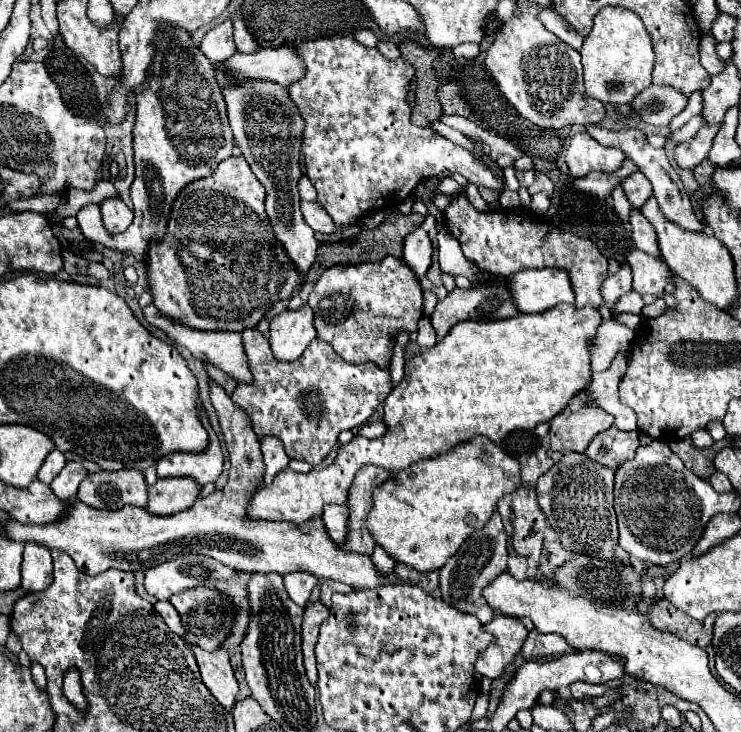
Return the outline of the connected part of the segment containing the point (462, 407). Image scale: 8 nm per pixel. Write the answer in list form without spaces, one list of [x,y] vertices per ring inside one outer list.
[[[560,304],[542,314],[520,314],[516,318],[494,322],[460,322],[432,348],[420,348],[416,342],[410,342],[404,350],[404,372],[408,372],[408,378],[394,386],[384,402],[386,434],[376,440],[354,438],[350,444],[340,446],[336,460],[324,470],[298,474],[286,468],[274,478],[272,486],[262,486],[256,492],[248,514],[252,518],[306,524],[308,520],[322,516],[322,508],[326,504],[346,504],[356,472],[368,464],[394,472],[438,454],[438,448],[448,450],[476,434],[482,434],[492,442],[500,442],[514,430],[534,430],[538,422],[552,420],[572,400],[572,396],[590,382],[592,372],[588,340],[596,334],[598,324],[600,312],[596,308],[586,306],[578,310],[572,304]]]

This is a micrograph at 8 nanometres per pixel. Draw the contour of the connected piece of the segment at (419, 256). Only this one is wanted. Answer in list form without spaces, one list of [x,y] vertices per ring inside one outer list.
[[[418,228],[412,234],[404,238],[404,256],[402,260],[414,270],[418,278],[426,276],[426,270],[430,268],[430,258],[432,258],[432,242],[428,234]]]

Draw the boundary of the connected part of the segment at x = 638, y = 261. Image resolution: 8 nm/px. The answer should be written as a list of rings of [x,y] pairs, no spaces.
[[[632,248],[632,252],[628,252],[628,262],[634,274],[632,282],[634,292],[638,294],[657,292],[658,297],[662,297],[665,293],[672,294],[674,290],[672,272],[660,258],[654,258],[646,252],[640,252],[638,248]]]

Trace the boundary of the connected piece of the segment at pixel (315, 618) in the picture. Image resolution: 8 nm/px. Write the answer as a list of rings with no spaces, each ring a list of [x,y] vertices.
[[[308,602],[304,608],[304,622],[302,622],[302,652],[304,652],[304,668],[306,676],[312,684],[316,684],[316,660],[314,660],[314,646],[318,642],[318,628],[328,618],[328,608],[318,602]]]

